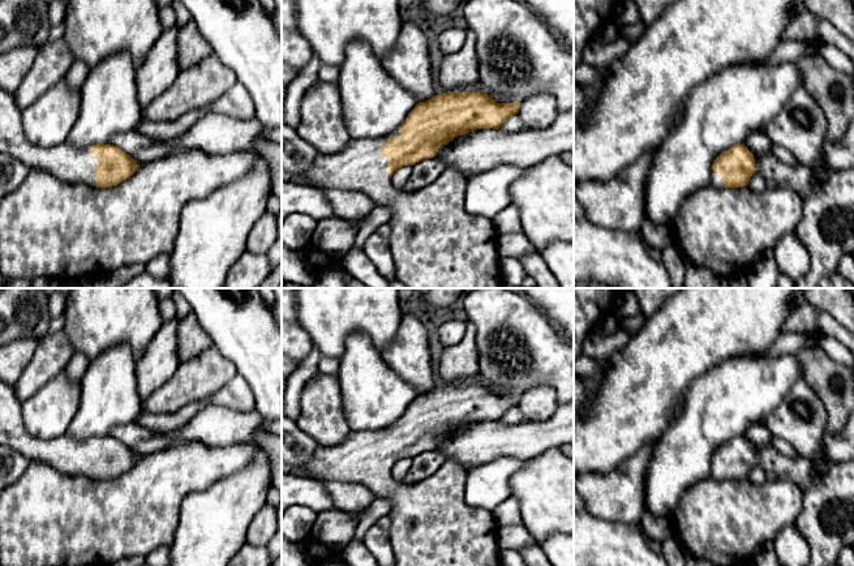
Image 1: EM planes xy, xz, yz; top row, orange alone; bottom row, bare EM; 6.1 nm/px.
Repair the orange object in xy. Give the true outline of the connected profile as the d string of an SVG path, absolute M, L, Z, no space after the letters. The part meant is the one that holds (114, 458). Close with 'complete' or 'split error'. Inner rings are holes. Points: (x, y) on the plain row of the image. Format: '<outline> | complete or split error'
M0 380L0 445L22 454L29 462L44 463L63 475L86 476L93 480L106 480L123 475L130 469L138 458L136 453L113 437L93 437L77 439L68 434L57 438L37 438L25 426L21 402L14 394L14 389Z | split error

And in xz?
M447 383L434 387L425 394L419 394L391 428L375 432L351 432L338 445L317 443L316 451L301 468L326 484L339 481L365 485L374 498L385 498L391 502L389 533L394 566L501 566L495 516L493 511L472 507L465 502L467 469L463 466L445 462L432 476L415 484L396 481L390 471L396 462L404 458L413 458L424 451L434 450L441 437L449 436L458 428L477 421L499 421L510 408L519 404L519 400L519 393L497 395L486 385Z | split error

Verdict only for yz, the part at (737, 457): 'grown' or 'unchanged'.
grown

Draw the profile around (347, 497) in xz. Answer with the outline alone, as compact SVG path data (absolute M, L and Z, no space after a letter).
M331 481L327 483L327 492L335 509L346 514L368 509L374 499L370 489L357 483Z

